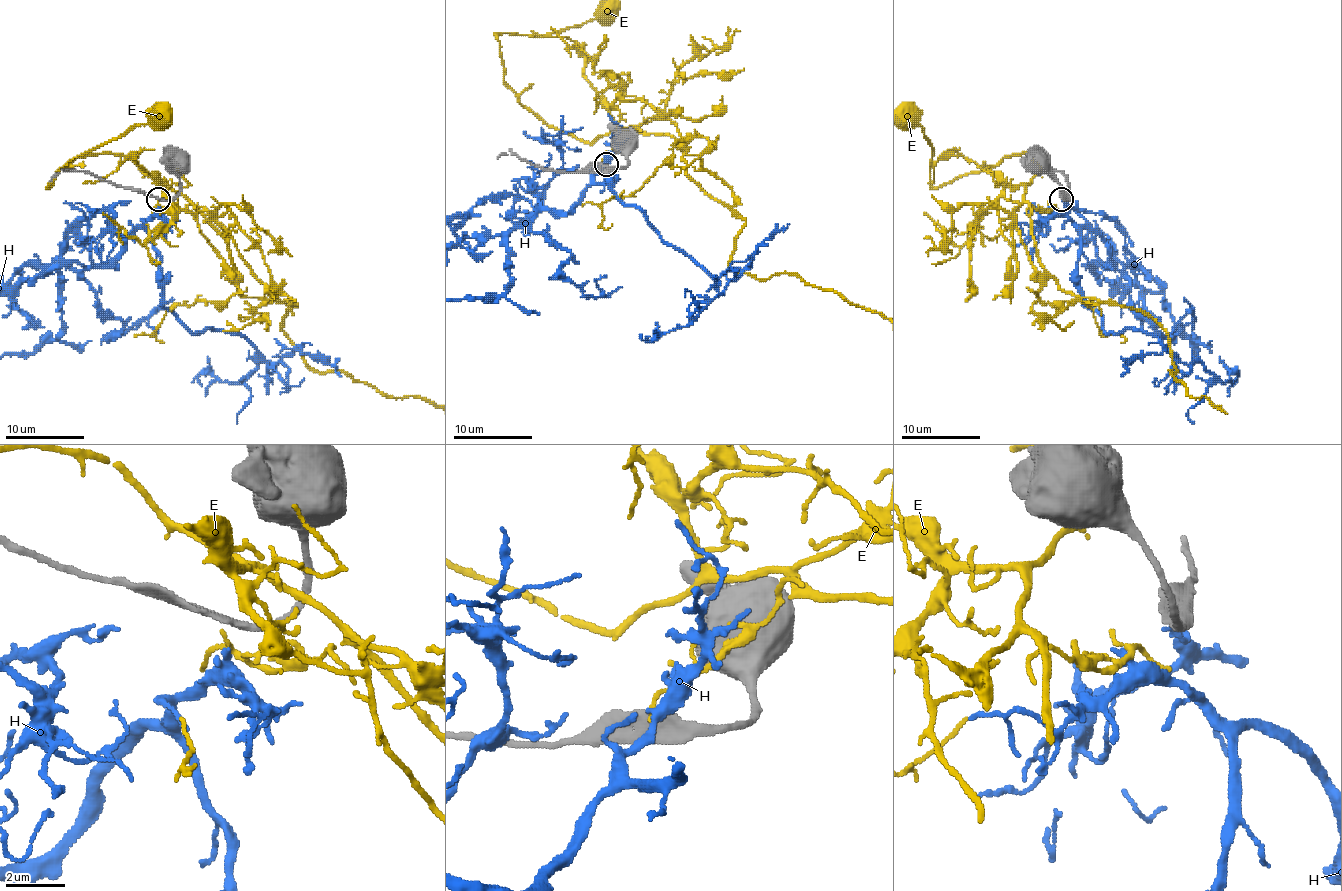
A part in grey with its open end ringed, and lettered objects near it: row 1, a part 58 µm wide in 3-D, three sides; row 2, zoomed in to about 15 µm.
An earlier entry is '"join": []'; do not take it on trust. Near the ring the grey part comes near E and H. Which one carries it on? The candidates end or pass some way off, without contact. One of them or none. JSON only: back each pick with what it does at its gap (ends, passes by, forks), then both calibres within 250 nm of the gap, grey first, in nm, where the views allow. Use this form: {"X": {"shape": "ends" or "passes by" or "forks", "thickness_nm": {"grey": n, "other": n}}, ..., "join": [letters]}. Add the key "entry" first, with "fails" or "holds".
{"entry": "fails", "H": {"shape": "forks", "thickness_nm": {"grey": 280, "other": 400}}, "join": ["H"]}

